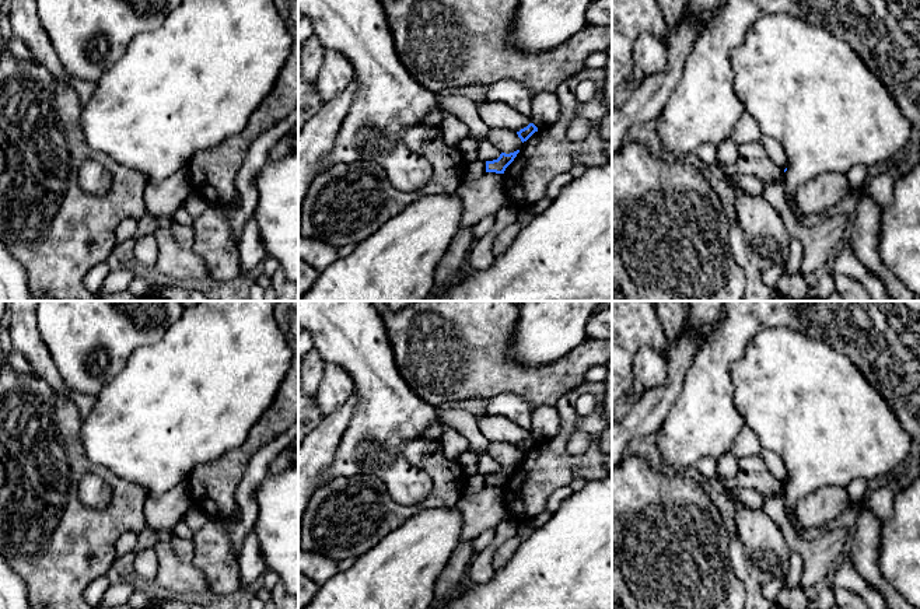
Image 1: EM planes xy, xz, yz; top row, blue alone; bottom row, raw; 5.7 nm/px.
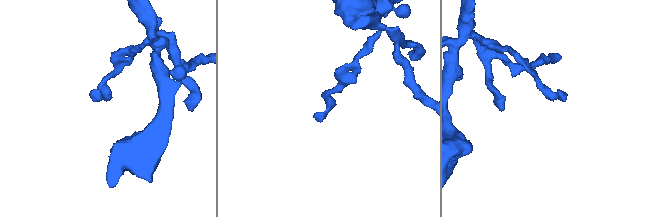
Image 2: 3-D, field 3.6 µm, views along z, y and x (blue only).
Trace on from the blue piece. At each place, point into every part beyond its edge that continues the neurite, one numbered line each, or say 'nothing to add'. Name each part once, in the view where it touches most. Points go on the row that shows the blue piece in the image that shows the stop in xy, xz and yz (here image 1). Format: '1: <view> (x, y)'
nothing to add

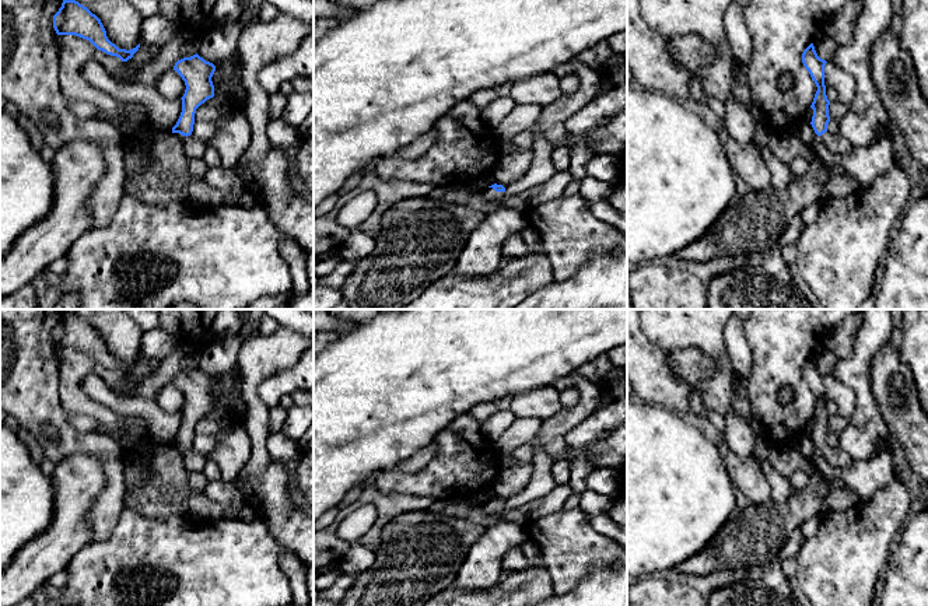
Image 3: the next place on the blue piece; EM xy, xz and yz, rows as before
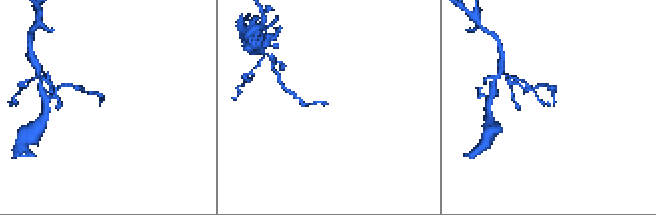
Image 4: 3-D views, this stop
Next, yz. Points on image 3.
1: yz (834, 143)

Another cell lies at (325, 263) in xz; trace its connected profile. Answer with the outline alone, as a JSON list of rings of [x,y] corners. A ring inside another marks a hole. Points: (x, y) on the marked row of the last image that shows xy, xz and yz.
[[[336,252],[318,256],[314,260],[314,277],[321,279],[329,274],[340,262],[342,258]]]

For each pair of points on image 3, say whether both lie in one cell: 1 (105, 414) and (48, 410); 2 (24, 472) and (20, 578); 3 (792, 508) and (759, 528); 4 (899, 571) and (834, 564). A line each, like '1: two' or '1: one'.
1: two
2: two
3: one
4: two

